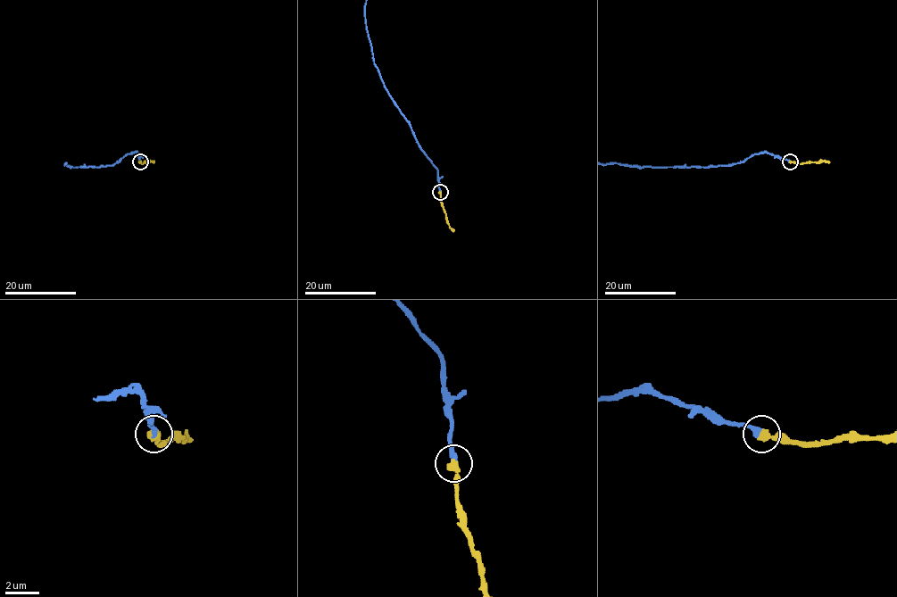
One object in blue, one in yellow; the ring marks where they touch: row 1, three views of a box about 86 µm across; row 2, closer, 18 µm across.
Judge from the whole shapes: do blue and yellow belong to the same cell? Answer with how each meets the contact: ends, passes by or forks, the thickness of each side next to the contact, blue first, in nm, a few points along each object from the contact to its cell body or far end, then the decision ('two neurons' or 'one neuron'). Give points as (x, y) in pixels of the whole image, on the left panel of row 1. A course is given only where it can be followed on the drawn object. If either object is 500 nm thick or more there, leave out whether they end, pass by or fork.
blue ends | yellow ends | 320/440 nm | yellow via (140, 161), (154, 161) | one neuron

